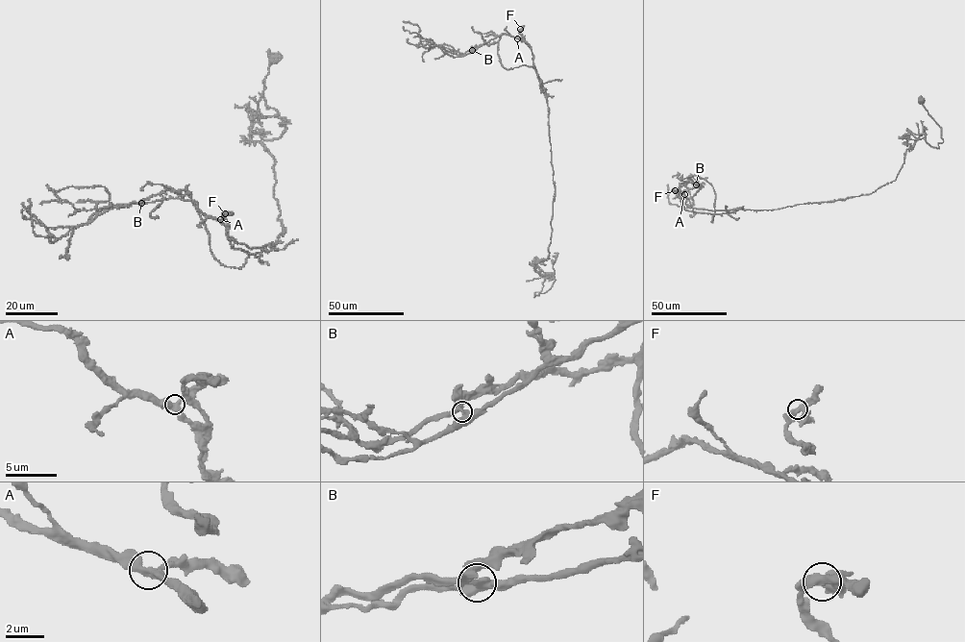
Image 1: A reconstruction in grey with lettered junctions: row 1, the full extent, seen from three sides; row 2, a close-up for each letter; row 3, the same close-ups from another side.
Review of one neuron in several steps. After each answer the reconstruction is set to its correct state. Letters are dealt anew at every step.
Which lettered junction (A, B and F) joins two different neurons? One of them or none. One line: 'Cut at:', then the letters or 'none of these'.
Cut at: B

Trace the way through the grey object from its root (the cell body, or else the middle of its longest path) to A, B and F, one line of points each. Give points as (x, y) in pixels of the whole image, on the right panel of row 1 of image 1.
A: (922, 101), (943, 141), (933, 147), (921, 134), (896, 179), (869, 194), (715, 210), (690, 208), (684, 194)
B: (922, 101), (943, 141), (921, 134), (896, 179), (869, 194), (710, 210), (685, 204), (680, 185), (696, 185)
F: (922, 101), (943, 141), (933, 147), (921, 134), (896, 179), (869, 194), (710, 213), (687, 210), (675, 190)

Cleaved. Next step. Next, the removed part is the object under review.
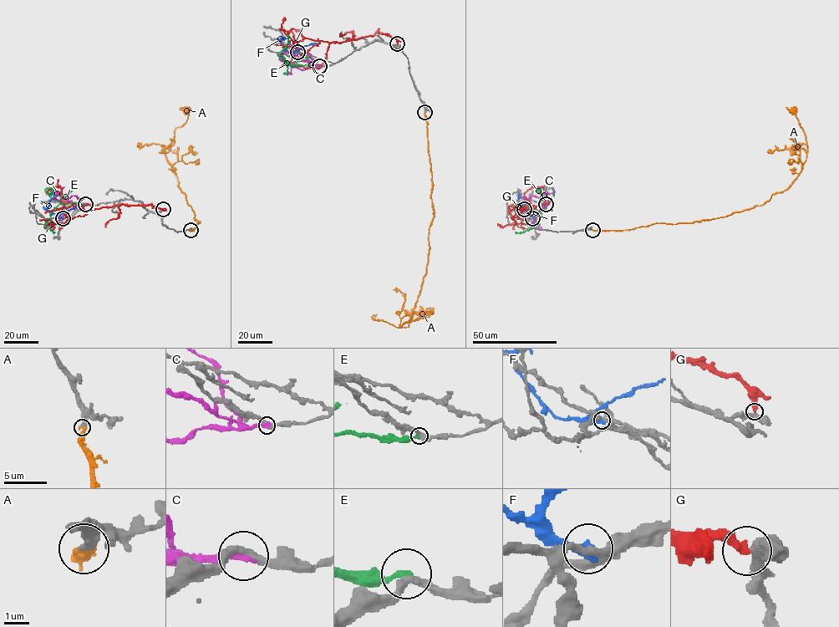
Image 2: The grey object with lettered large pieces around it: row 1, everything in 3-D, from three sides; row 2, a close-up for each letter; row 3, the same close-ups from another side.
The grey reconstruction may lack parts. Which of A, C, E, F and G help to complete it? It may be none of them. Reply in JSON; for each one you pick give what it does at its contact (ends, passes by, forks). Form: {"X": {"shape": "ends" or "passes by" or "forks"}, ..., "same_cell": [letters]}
{"A": {"shape": "ends"}, "same_cell": ["A"]}

